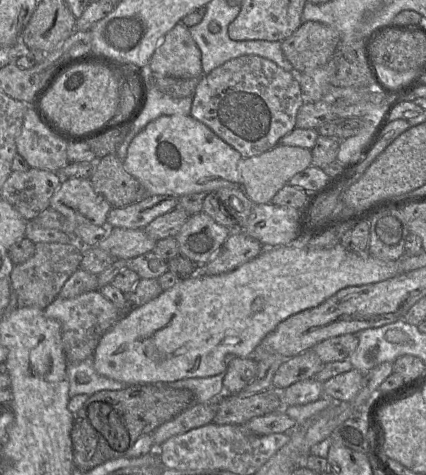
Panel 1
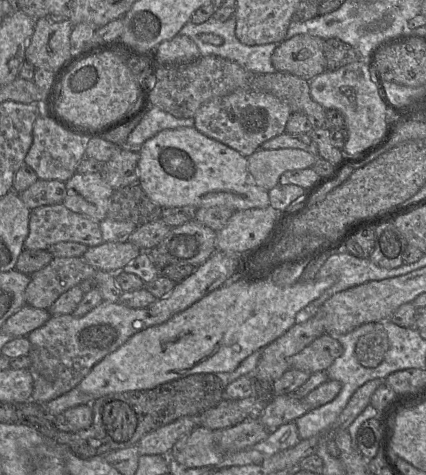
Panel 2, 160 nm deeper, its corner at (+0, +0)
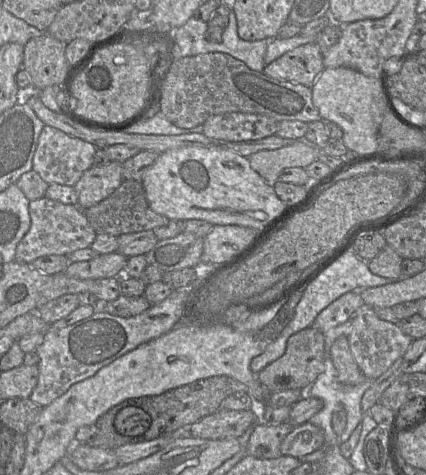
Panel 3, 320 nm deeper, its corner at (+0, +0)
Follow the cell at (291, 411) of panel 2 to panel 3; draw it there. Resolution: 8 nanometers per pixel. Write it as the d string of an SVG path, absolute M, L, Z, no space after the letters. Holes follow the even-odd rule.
M259 421L253 427L247 444L247 454L259 459L274 459L282 456L281 443L293 427L295 426L289 422L269 426Z

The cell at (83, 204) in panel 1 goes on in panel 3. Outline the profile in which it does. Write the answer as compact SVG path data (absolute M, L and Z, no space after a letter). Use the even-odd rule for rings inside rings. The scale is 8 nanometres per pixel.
M120 162L88 169L73 187L78 195L77 206L87 209L98 204L109 197L123 181Z

